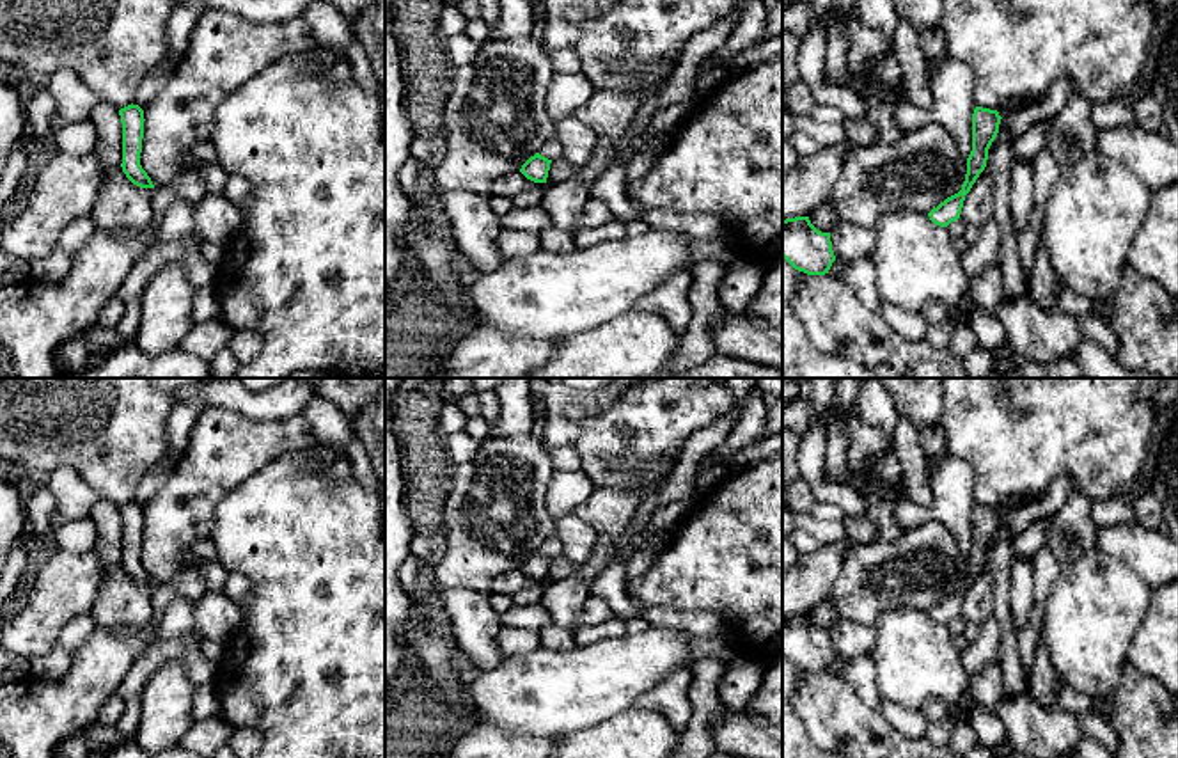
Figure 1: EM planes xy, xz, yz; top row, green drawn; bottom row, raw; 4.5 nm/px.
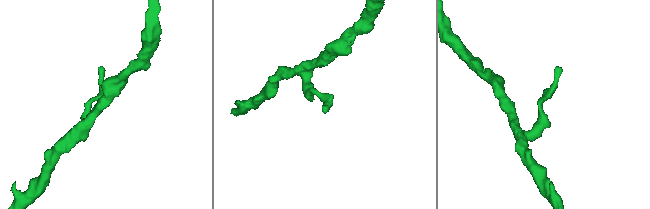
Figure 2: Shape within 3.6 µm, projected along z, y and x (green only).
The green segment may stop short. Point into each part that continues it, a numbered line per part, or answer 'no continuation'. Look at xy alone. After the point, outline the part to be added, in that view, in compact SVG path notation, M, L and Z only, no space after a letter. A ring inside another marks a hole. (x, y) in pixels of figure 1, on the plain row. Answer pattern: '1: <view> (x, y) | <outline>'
no continuation

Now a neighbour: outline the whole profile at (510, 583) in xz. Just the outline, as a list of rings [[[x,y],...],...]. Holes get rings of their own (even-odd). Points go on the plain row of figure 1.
[[[520,568],[513,572],[506,572],[493,579],[490,591],[493,595],[514,595],[520,589],[532,586],[536,580],[527,577]]]

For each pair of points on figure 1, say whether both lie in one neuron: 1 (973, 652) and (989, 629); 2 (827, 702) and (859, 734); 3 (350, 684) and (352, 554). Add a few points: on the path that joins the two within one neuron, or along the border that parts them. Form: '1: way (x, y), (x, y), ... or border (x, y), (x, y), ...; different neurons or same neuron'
1: way (978, 647), (989, 634); same neuron
2: way (834, 709), (852, 726); same neuron
3: way (352, 652), (352, 586); same neuron

